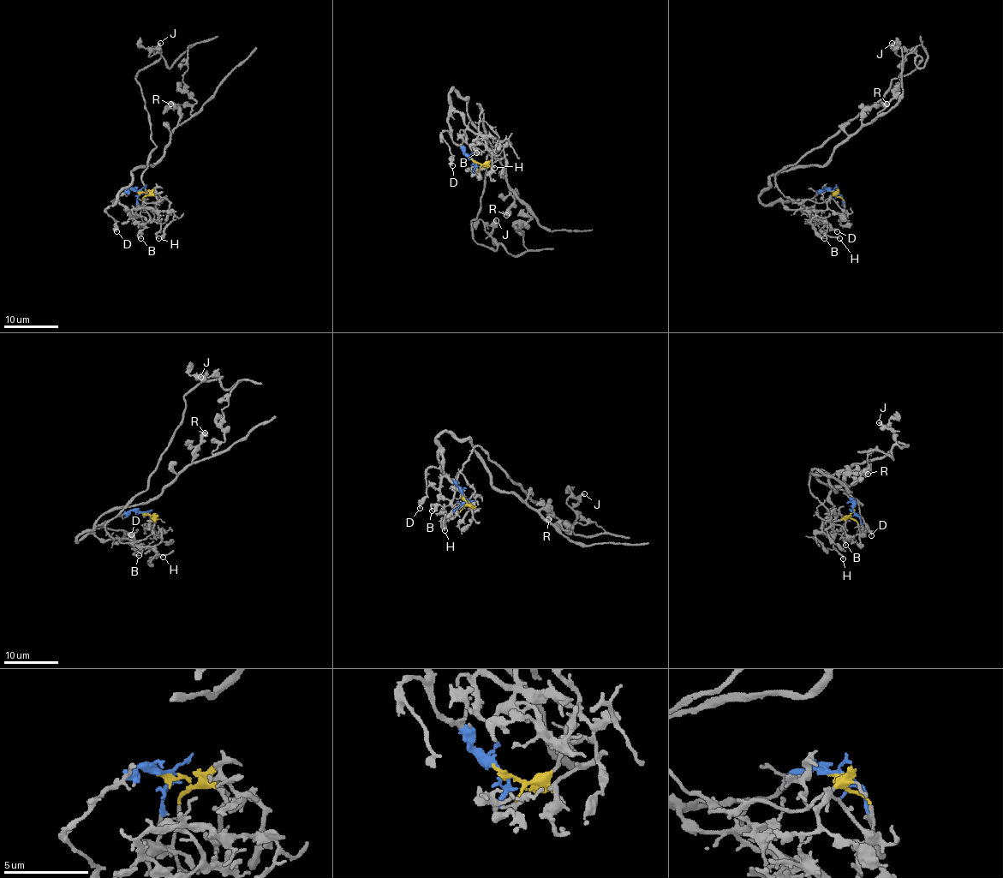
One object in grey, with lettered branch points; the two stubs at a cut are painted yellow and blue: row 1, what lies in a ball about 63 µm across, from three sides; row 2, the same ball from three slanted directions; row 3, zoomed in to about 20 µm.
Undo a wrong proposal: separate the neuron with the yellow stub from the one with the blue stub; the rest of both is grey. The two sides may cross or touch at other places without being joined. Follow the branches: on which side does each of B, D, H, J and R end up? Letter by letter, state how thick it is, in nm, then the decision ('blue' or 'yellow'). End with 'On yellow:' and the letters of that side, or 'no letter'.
B: 190 nm | yellow
D: 240 nm | blue
H: 170 nm | yellow
J: 320 nm | yellow
R: 650 nm | blue
On yellow: B, H, J

